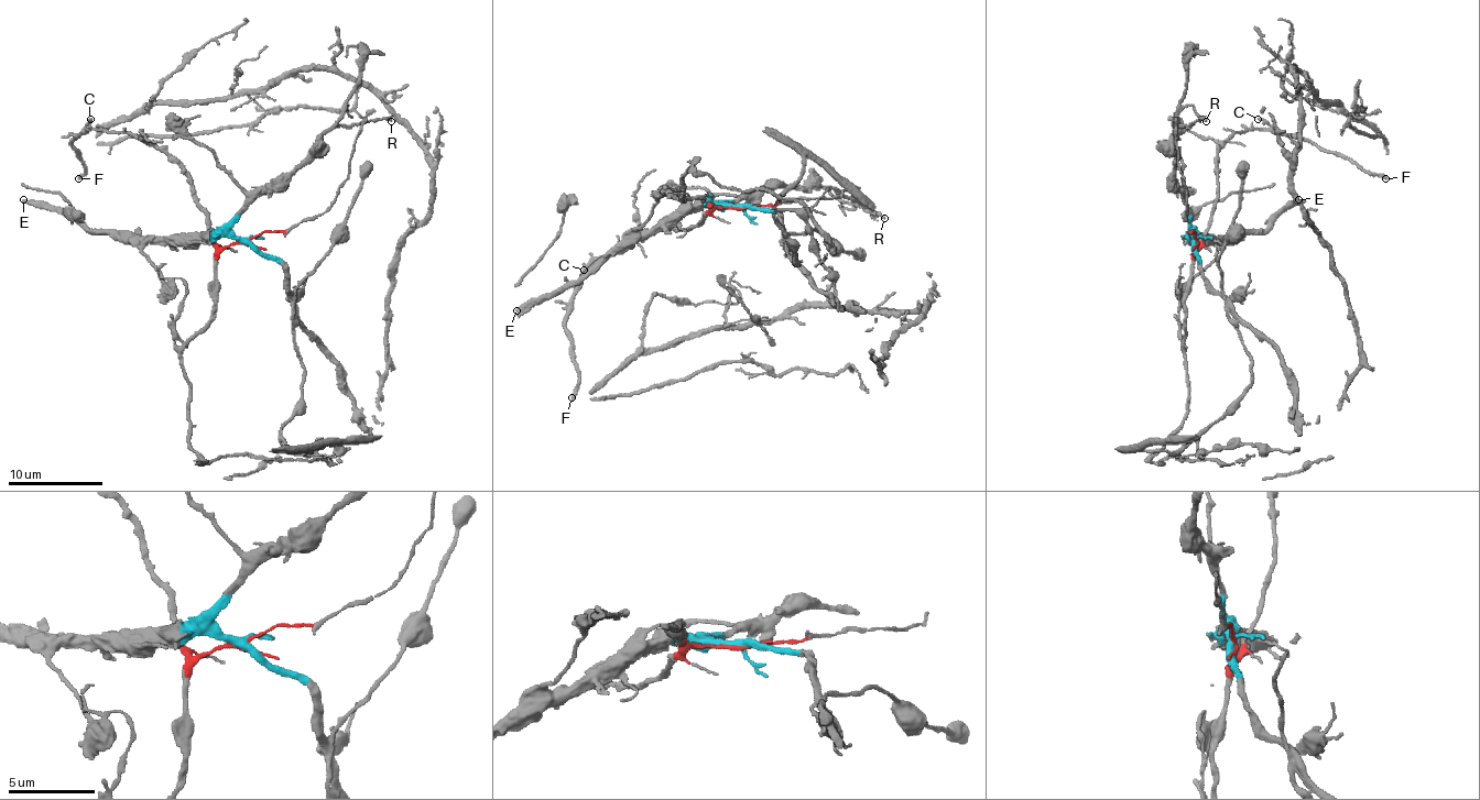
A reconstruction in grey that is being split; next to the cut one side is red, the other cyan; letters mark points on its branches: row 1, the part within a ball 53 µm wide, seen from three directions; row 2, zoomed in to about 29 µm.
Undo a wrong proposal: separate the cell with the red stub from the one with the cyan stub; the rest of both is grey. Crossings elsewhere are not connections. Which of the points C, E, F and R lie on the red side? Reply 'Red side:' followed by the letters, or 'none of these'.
Red side: C, F

